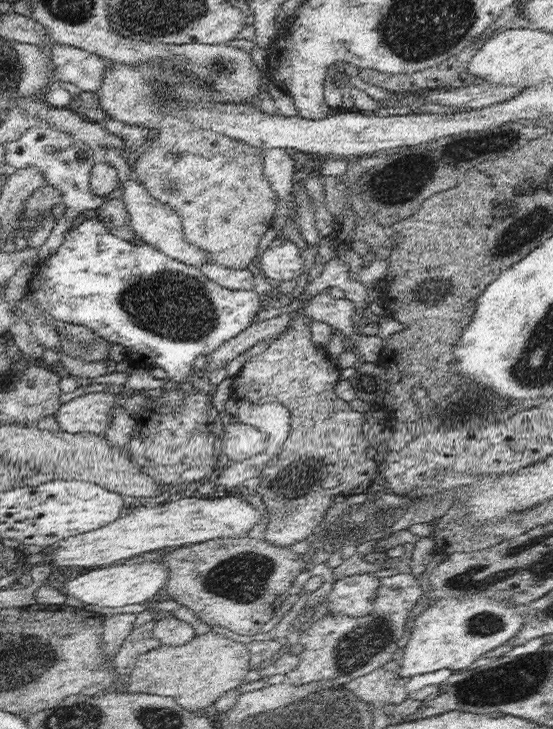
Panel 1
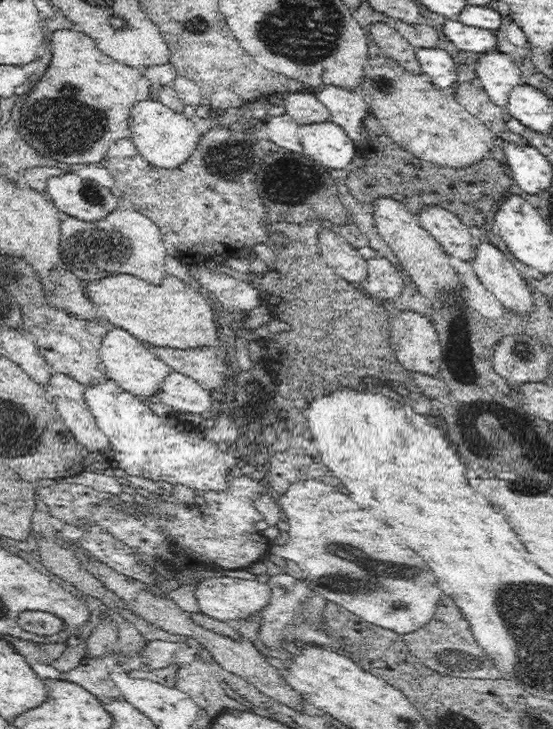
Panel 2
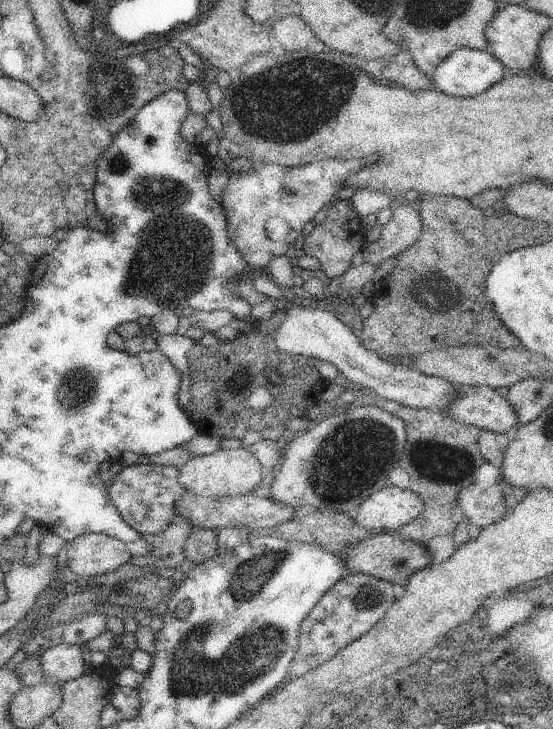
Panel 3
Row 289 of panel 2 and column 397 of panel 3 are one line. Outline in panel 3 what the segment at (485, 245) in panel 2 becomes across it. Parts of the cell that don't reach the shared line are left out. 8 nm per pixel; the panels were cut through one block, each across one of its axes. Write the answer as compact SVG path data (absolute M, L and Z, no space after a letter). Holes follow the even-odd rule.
M383 486L373 492L359 508L355 522L359 528L377 532L399 532L403 524L413 522L423 512L419 492L399 486Z

